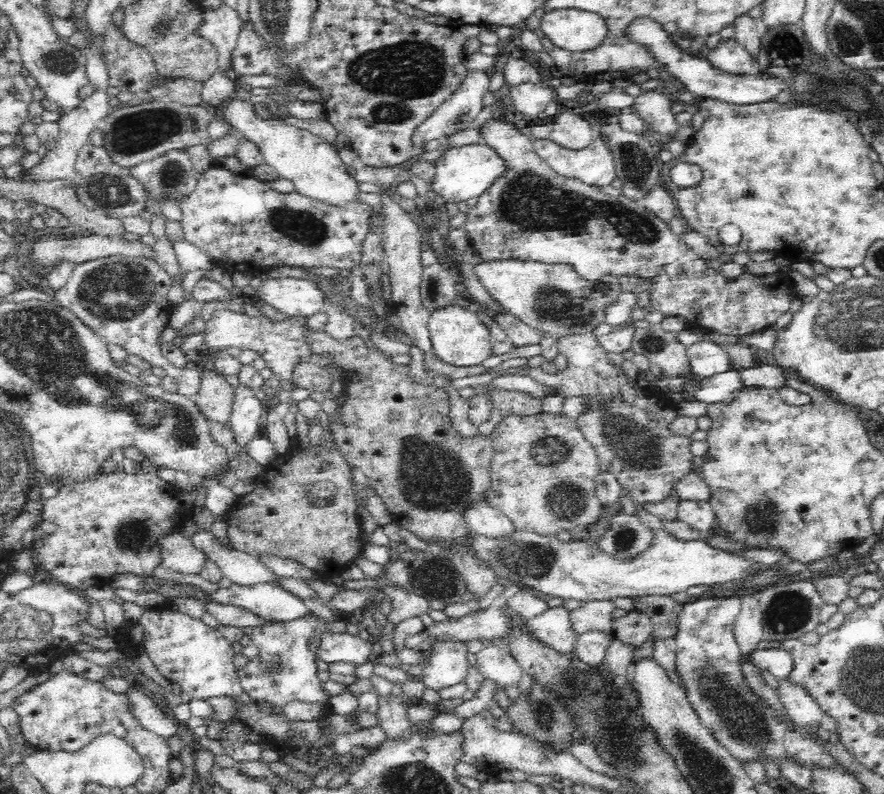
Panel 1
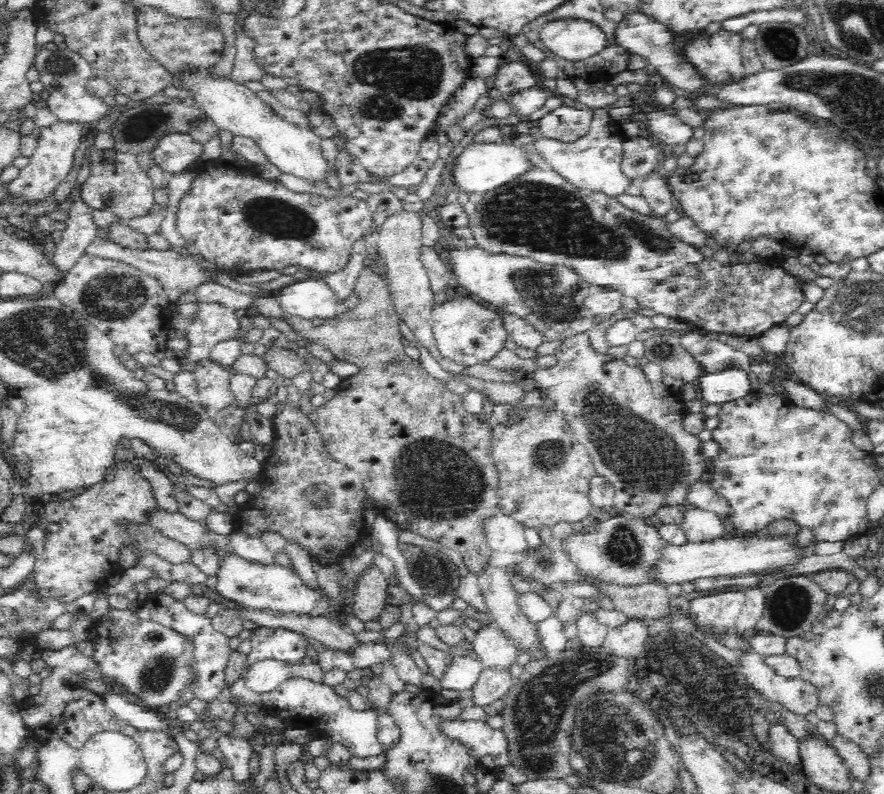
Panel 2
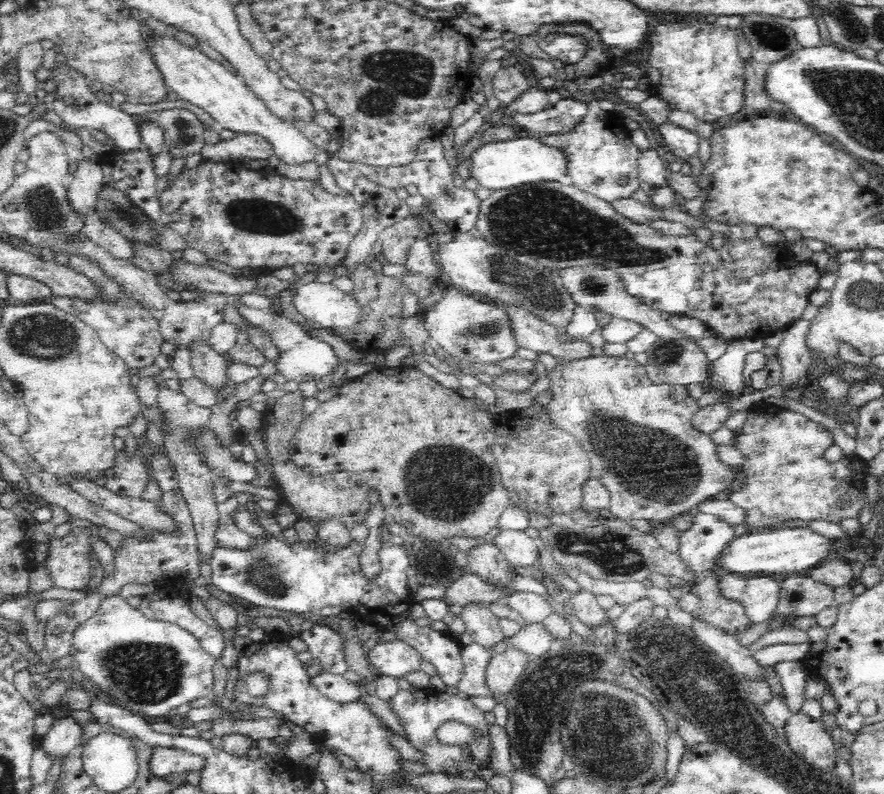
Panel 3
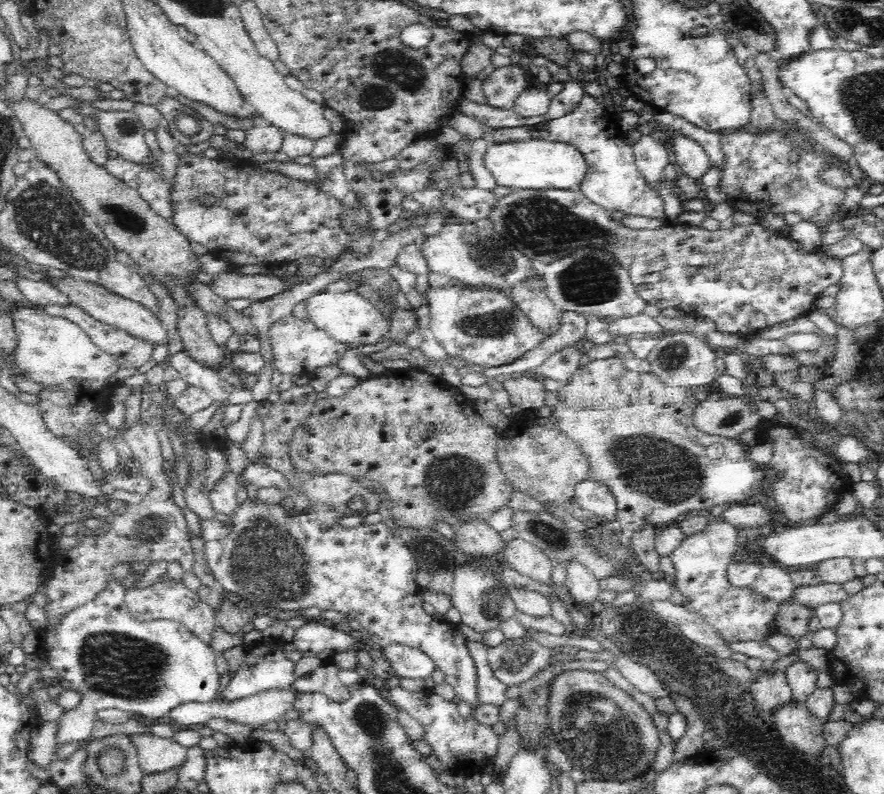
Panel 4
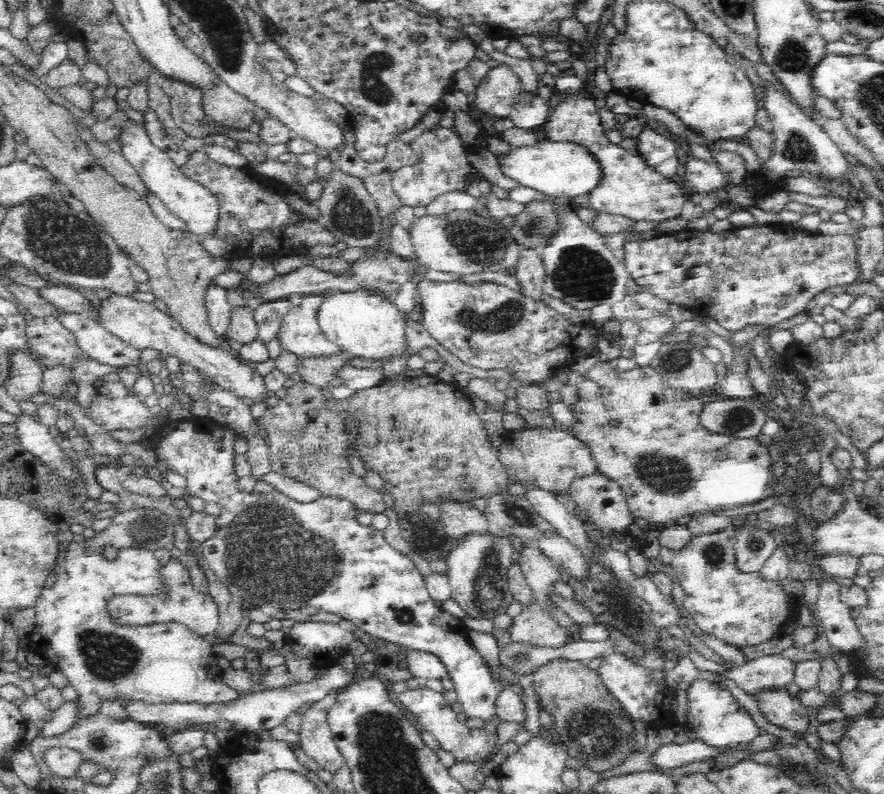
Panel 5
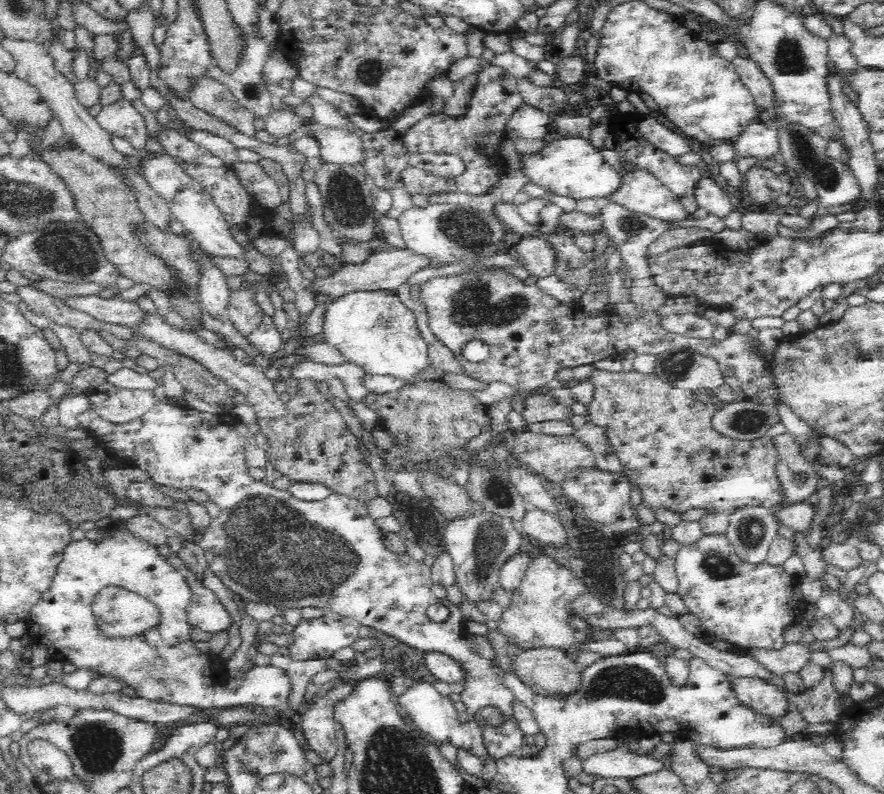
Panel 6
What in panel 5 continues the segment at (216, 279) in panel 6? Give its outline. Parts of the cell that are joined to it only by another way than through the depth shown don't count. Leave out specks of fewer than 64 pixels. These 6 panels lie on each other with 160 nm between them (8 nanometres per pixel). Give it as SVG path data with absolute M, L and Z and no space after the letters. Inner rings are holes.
M213 282L205 290L205 307L207 308L208 320L214 332L221 339L225 338L233 309L232 304L228 302L228 293L228 288L222 288Z

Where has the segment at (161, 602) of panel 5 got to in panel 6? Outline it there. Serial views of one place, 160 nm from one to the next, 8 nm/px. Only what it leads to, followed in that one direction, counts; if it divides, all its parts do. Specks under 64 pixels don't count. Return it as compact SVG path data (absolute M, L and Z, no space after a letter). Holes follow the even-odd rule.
M170 553L167 561L186 577L192 587L192 598L186 608L187 619L191 626L196 626L210 634L227 632L233 625L233 618L217 594L204 586L203 579L186 566L178 553ZM106 587L92 599L91 609L98 630L106 638L132 638L156 626L160 618L158 607L144 596L122 587Z

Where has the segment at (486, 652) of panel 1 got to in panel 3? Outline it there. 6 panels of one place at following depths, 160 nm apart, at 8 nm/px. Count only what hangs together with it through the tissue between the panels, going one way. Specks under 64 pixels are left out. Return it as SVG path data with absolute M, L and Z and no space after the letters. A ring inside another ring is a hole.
M484 601L467 602L462 605L460 618L465 622L465 632L470 634L473 642L487 649L497 643L505 642L506 636L498 625L500 618L492 612L490 603Z

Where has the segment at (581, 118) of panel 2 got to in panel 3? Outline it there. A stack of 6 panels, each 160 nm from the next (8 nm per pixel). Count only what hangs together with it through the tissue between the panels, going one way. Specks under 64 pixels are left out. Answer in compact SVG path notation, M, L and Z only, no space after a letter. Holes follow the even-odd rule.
M562 97L556 104L549 104L548 108L534 114L516 111L504 113L510 124L520 129L523 134L554 134L574 126L587 113L587 104L576 98Z

